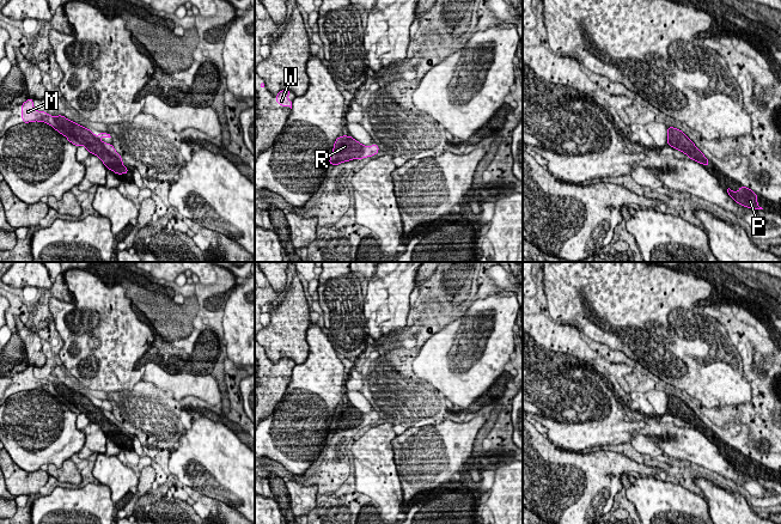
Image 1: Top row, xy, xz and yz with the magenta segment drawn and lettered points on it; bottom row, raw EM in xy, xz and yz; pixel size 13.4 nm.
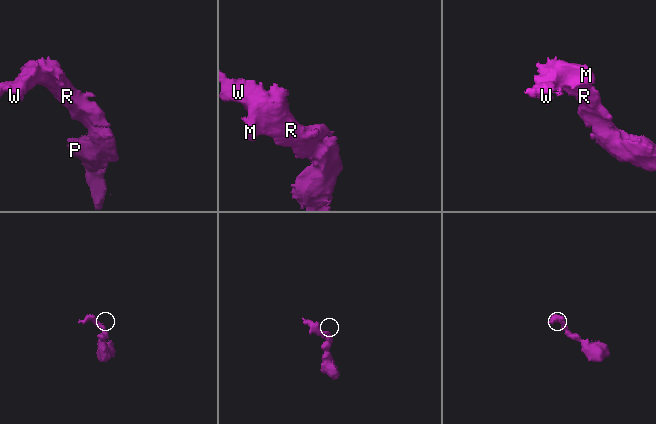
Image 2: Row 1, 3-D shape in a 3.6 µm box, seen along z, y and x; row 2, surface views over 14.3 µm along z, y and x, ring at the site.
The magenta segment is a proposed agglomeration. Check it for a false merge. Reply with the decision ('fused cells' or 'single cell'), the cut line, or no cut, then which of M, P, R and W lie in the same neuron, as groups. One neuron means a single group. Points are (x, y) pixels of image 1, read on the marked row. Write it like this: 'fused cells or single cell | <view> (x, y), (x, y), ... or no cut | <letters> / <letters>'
single cell | no cut | M P R W

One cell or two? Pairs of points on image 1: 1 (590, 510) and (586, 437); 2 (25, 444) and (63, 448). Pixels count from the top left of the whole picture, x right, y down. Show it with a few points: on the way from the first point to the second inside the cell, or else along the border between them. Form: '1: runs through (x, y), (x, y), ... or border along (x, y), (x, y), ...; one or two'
1: border along (566, 449), (585, 452); two
2: runs through (35, 444), (54, 444); one

